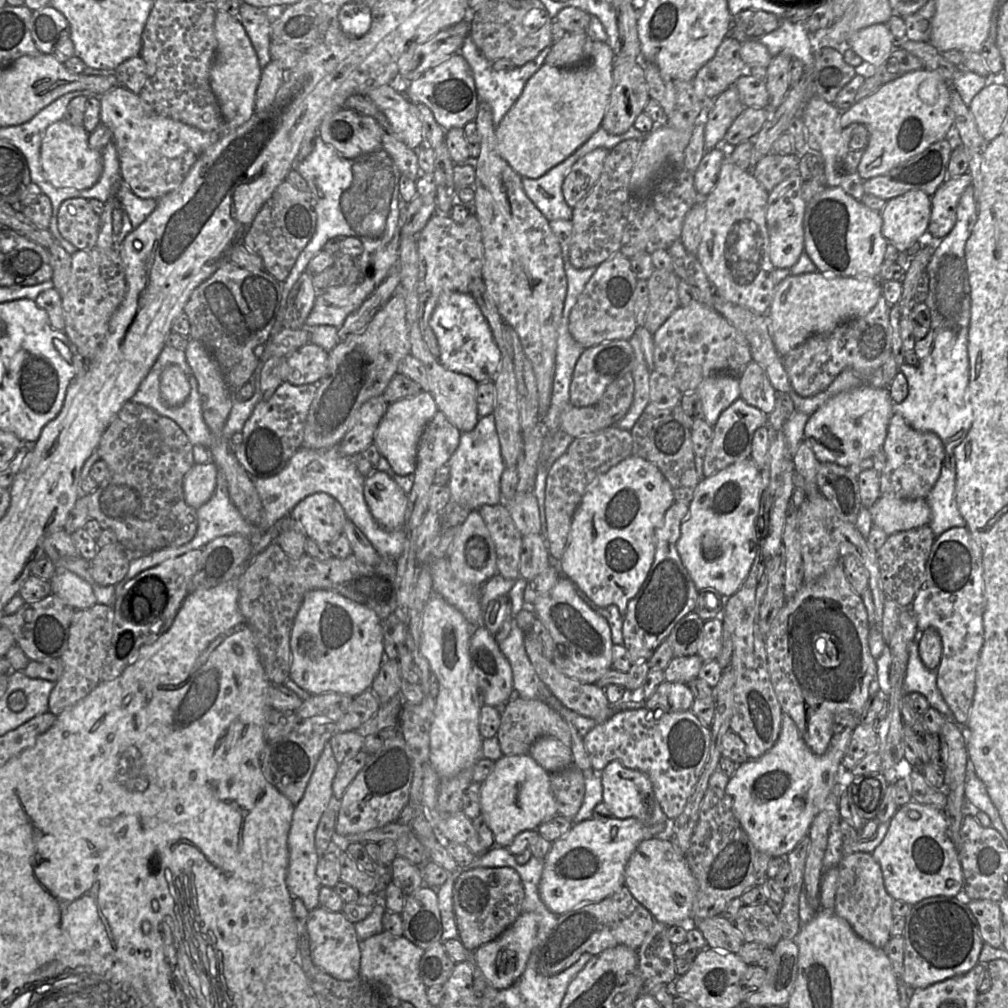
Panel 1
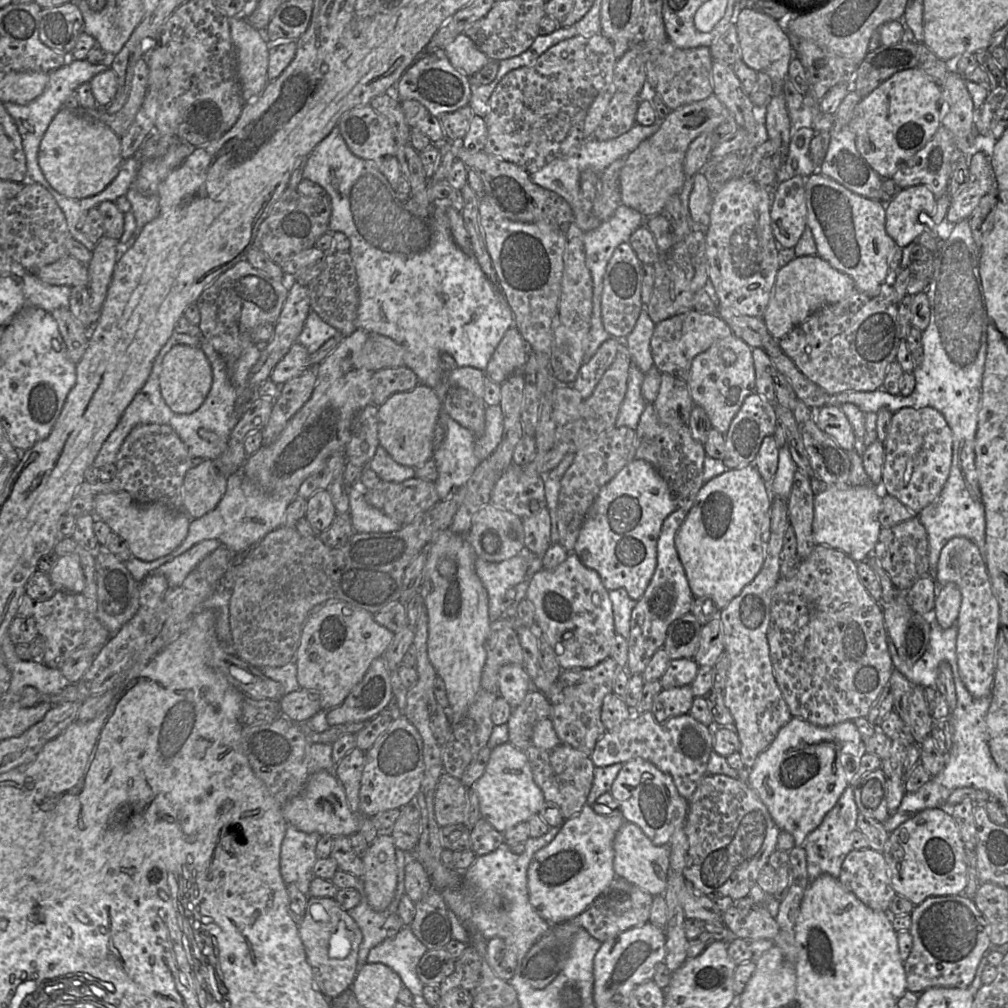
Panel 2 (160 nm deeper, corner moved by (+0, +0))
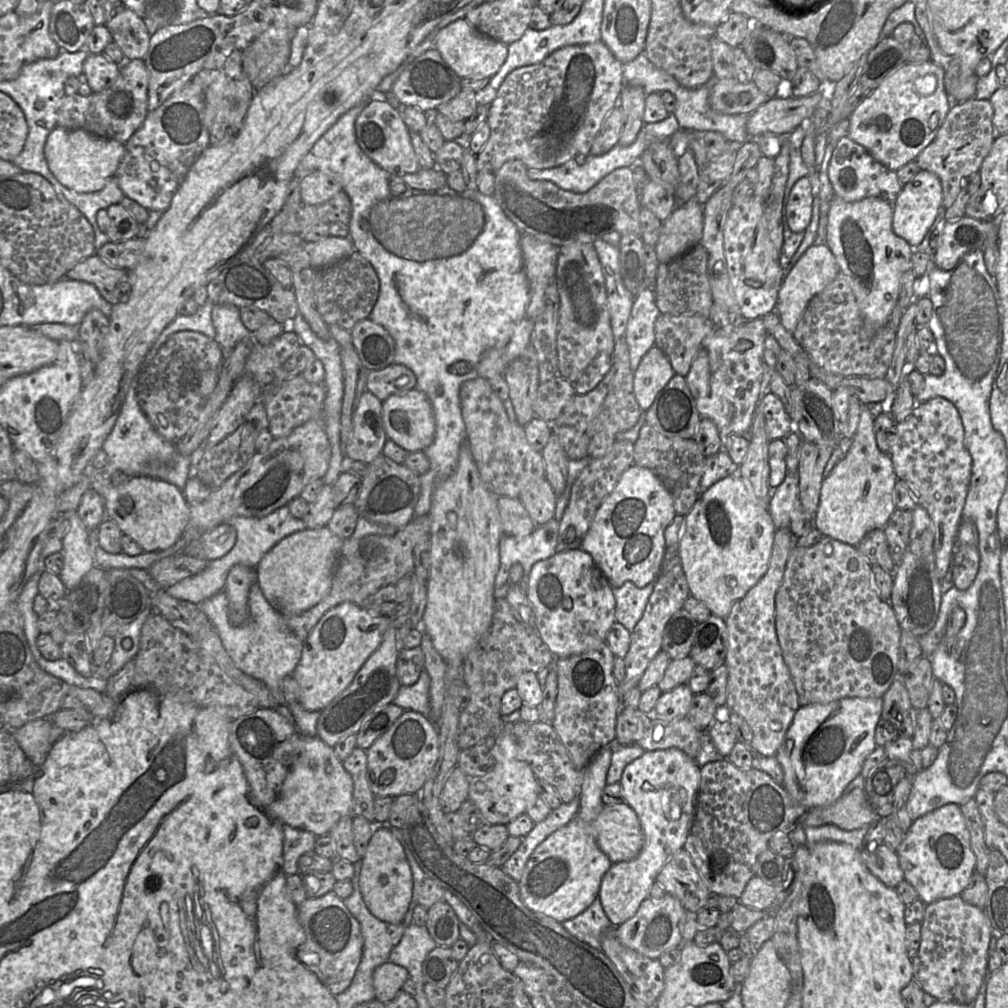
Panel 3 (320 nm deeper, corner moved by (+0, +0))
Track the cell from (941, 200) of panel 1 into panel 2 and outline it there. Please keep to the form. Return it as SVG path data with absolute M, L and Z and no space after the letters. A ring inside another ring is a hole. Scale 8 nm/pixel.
M980 150L968 158L969 180L959 192L951 198L946 219L958 223L969 219L981 198L996 188L996 176L992 158Z

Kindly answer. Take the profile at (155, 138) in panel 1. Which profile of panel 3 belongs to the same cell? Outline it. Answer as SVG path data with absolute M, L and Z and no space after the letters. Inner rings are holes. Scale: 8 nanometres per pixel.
M103 53L89 54L83 64L83 73L93 92L108 88L119 75L120 65Z

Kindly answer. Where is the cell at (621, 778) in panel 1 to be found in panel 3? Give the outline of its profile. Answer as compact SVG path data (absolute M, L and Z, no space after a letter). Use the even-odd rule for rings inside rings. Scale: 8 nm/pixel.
M678 748L645 751L642 756L628 764L622 774L620 784L625 802L635 811L644 833L644 846L639 855L630 861L613 863L602 878L598 898L613 927L617 927L633 917L641 903L649 897L651 886L667 861L684 847L696 808L696 798L701 779L701 766Z

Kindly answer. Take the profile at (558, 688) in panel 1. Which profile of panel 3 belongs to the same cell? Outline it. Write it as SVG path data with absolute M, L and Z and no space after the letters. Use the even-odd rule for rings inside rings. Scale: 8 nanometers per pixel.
M621 708L616 721L615 742L621 745L635 744L649 728L652 715L638 709Z

